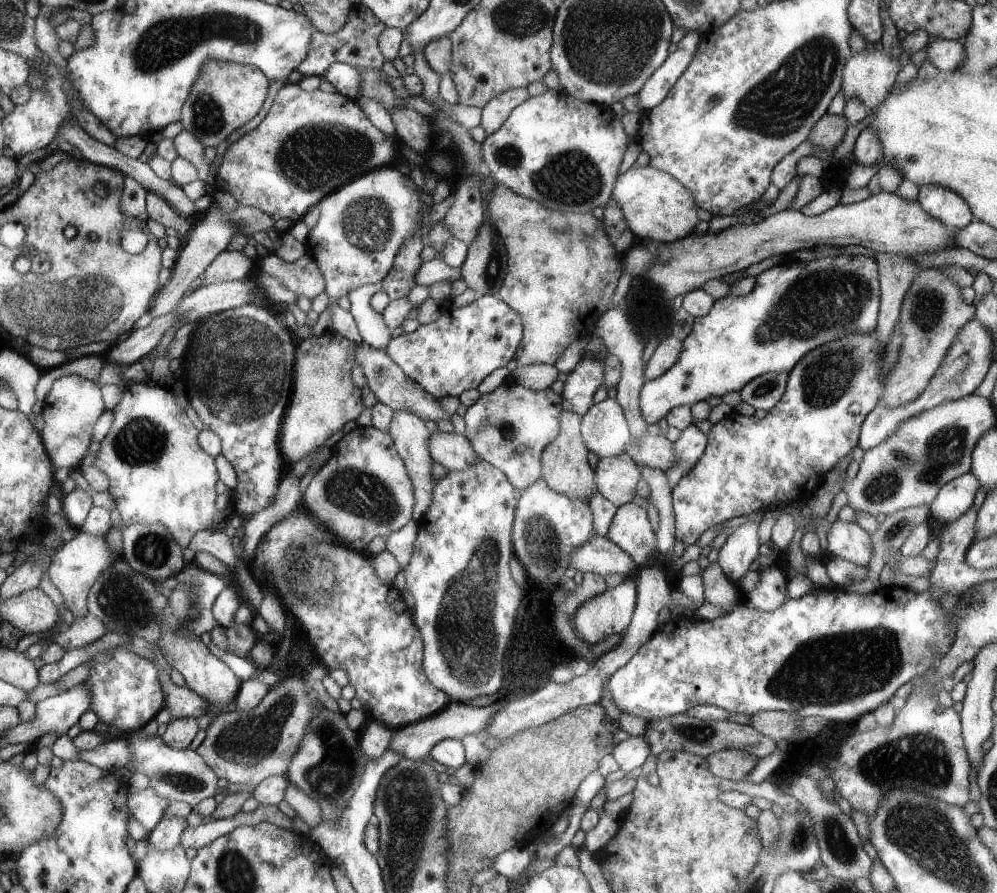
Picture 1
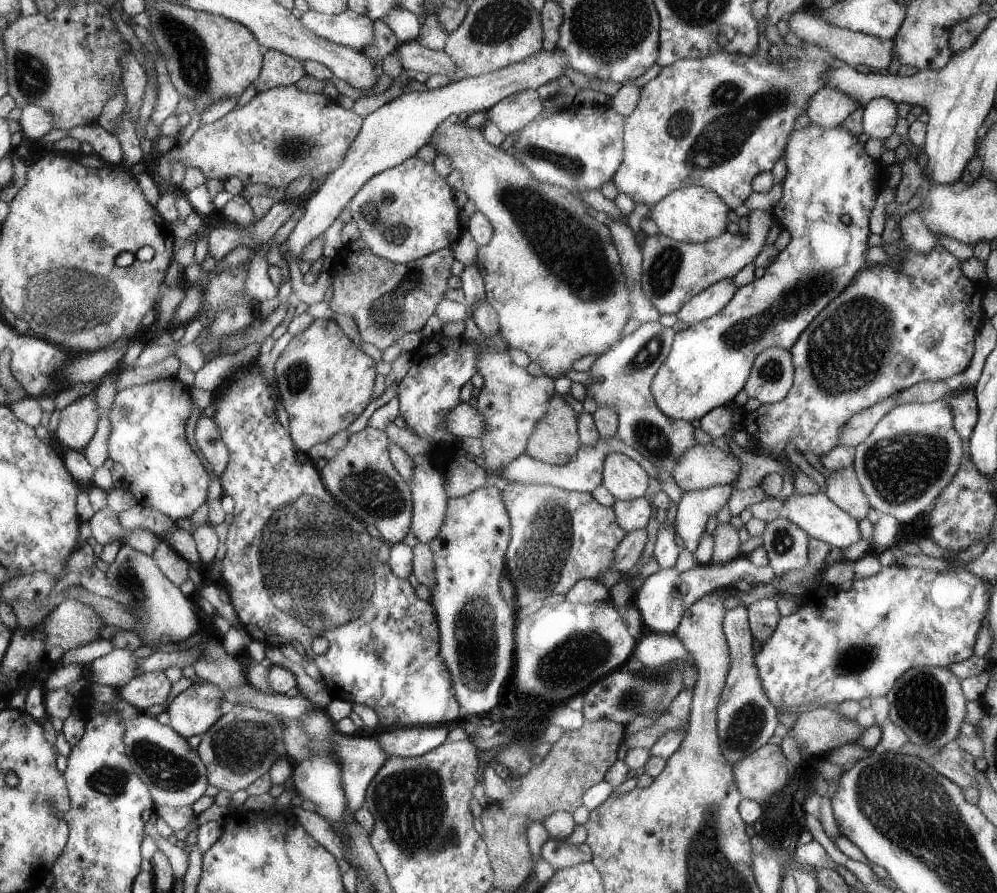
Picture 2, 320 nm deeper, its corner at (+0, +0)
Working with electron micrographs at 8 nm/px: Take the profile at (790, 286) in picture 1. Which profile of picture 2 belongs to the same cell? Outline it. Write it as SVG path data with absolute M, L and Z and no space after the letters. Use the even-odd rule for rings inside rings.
M808 124L804 128L797 127L790 136L788 136L788 142L786 142L786 150L784 150L784 162L786 162L786 168L788 172L782 182L782 198L774 204L770 214L773 220L776 220L783 229L790 233L792 239L790 244L778 254L776 260L769 264L764 272L762 278L755 279L752 283L746 284L736 290L736 294L732 296L732 300L724 306L723 310L720 310L718 314L714 314L711 318L702 320L689 326L686 330L678 332L674 338L671 346L670 353L664 363L660 366L660 369L656 372L654 379L651 383L651 392L661 412L664 412L668 418L673 420L682 420L685 422L698 422L708 413L714 410L714 408L726 406L735 400L738 393L744 389L746 382L752 372L752 366L754 366L754 360L760 352L764 352L766 348L780 346L786 350L791 350L792 346L800 339L800 336L804 333L804 330L812 323L812 320L836 298L840 296L840 292L856 278L856 274L864 268L868 268L870 264L866 260L866 256L870 246L868 246L868 239L871 236L869 230L869 218L872 213L872 208L876 203L876 198L879 196L879 191L885 186L885 167L879 160L875 160L866 154L865 144L862 144L858 137L852 136L848 130L844 130L842 126L836 126L836 128L828 128L824 130L822 126L816 126L816 124Z

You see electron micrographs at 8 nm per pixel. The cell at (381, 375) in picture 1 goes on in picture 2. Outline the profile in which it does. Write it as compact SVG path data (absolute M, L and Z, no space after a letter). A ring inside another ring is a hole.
M467 402L454 406L454 409L444 416L444 422L446 430L454 435L456 440L464 437L480 438L486 428L484 416Z

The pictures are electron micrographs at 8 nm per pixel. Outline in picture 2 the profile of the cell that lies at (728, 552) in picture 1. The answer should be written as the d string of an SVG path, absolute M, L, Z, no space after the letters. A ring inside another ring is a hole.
M740 604L724 614L723 632L729 648L730 669L717 709L720 750L730 765L736 764L765 746L779 725L777 710L766 698L754 664L754 638L750 631L747 607Z

